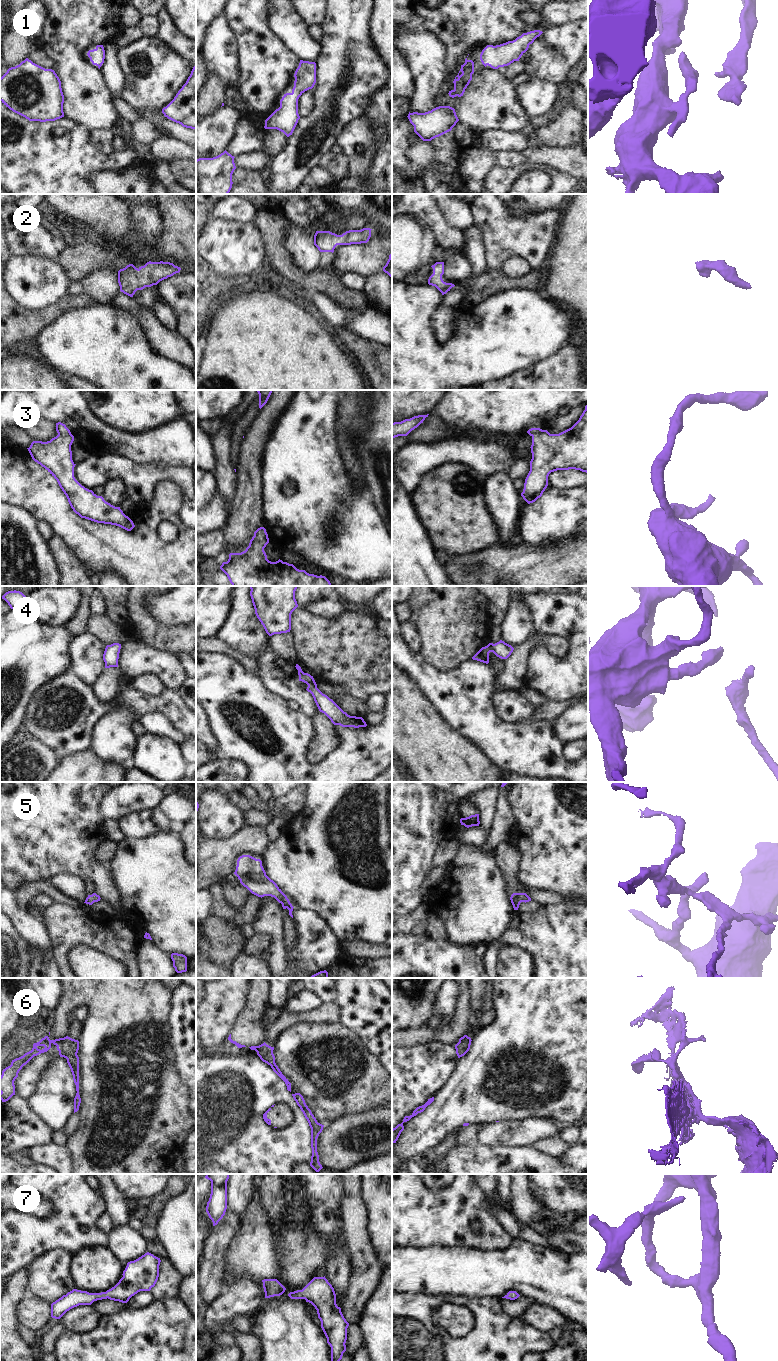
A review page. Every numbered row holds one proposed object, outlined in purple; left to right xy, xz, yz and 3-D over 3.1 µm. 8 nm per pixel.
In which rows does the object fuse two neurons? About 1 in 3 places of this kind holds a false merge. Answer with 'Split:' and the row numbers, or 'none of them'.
Split: 6

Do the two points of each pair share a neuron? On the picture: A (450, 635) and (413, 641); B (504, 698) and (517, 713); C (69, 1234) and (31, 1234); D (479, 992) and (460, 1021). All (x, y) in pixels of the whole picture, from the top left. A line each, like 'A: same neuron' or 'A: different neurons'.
A: different neurons
B: same neuron
C: same neuron
D: different neurons

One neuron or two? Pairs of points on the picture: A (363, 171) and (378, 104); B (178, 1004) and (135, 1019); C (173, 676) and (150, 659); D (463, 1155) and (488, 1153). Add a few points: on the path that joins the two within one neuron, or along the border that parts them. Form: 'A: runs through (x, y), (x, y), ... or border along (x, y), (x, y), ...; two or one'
A: border along (362, 115), (370, 123), (375, 155); two
B: border along (172, 991), (169, 1014), (170, 1031); two
C: runs through (167, 670), (156, 662); one
D: runs through (469, 1155), (482, 1153); one

